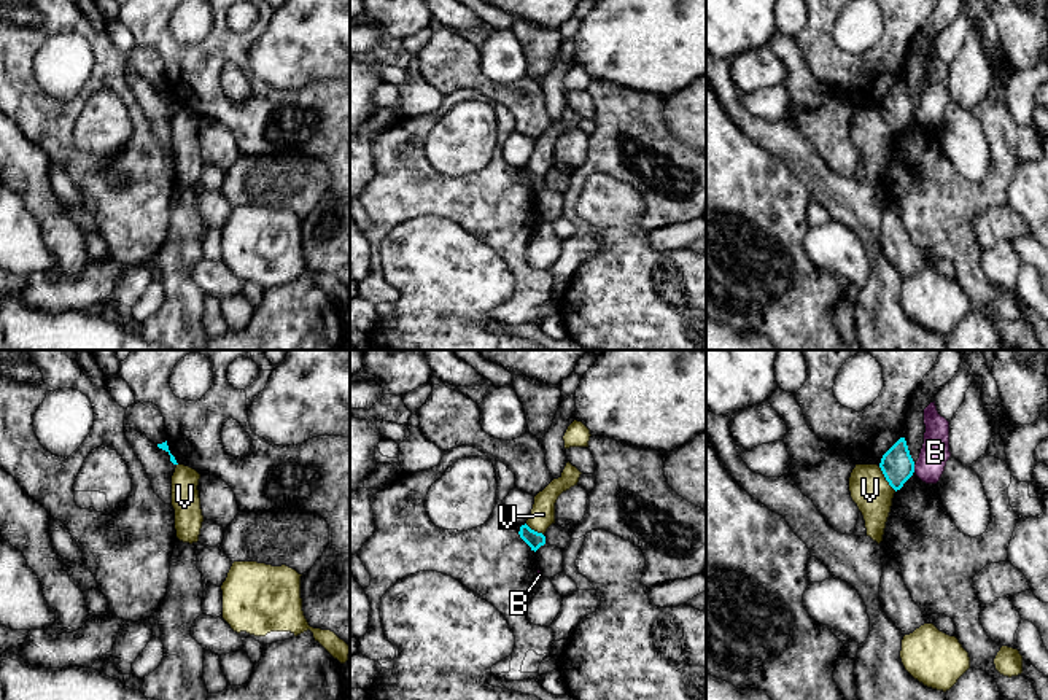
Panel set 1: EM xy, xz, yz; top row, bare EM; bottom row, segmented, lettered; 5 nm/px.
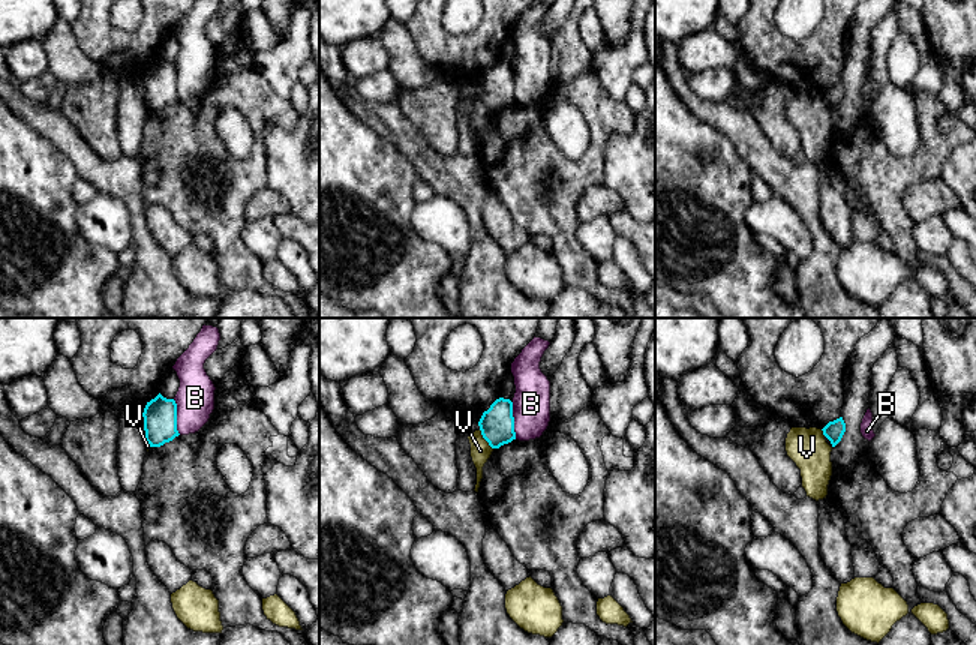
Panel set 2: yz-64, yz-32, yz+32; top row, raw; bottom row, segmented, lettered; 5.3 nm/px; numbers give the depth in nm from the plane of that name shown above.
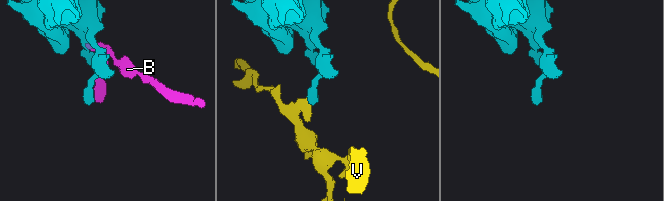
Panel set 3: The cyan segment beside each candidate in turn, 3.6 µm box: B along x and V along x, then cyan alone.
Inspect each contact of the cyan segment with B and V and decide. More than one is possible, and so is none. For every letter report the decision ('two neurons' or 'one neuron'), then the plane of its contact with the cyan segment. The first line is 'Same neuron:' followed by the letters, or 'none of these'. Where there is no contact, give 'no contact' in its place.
Same neuron: none of these
B: two neurons; meets cyan in yz
V: two neurons; meets cyan in yz

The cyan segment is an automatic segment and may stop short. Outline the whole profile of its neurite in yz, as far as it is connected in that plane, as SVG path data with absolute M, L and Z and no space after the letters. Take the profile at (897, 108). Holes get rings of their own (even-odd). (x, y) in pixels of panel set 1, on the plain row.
M900 81L881 102L879 111L897 135L914 116L914 105L910 99L905 81Z

